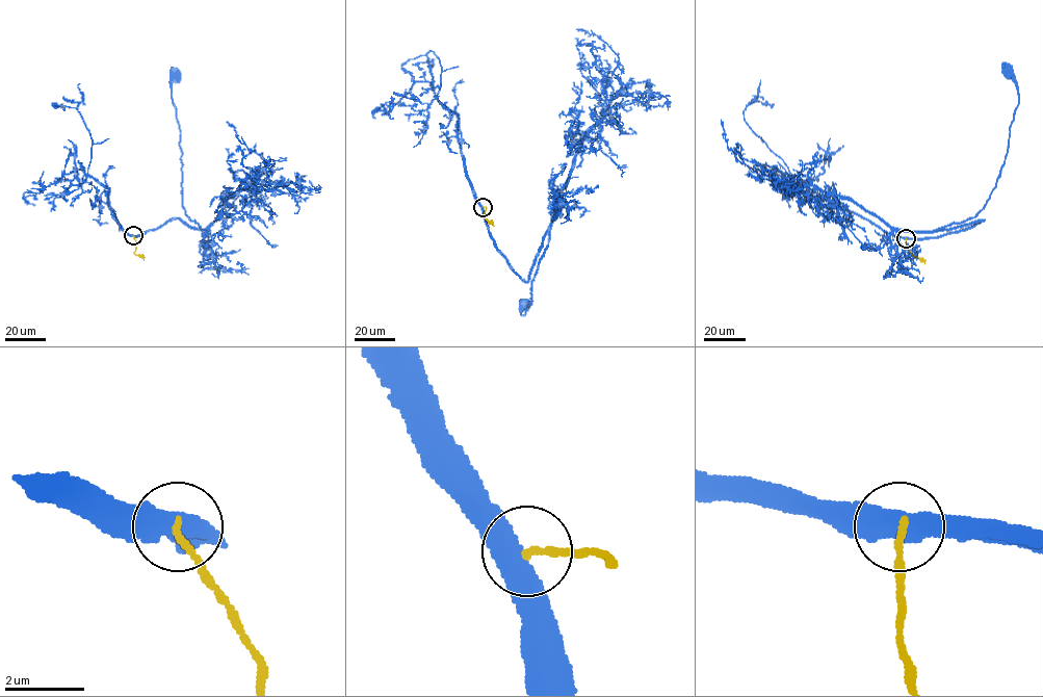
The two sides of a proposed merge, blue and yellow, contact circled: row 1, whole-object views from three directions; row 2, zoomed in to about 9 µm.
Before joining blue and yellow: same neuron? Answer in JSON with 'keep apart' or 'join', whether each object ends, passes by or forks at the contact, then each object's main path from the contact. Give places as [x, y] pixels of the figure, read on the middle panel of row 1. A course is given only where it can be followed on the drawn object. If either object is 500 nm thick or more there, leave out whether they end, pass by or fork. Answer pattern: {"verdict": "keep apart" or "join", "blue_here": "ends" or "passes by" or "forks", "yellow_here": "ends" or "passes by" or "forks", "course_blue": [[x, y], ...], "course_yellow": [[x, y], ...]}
{"verdict": "keep apart", "course_blue": [[481, 207], [494, 247], [525, 281], [548, 229], [548, 243], [531, 280], [531, 304], [521, 314], [524, 305]], "course_yellow": [[483, 207], [487, 207], [484, 216], [494, 226]]}

